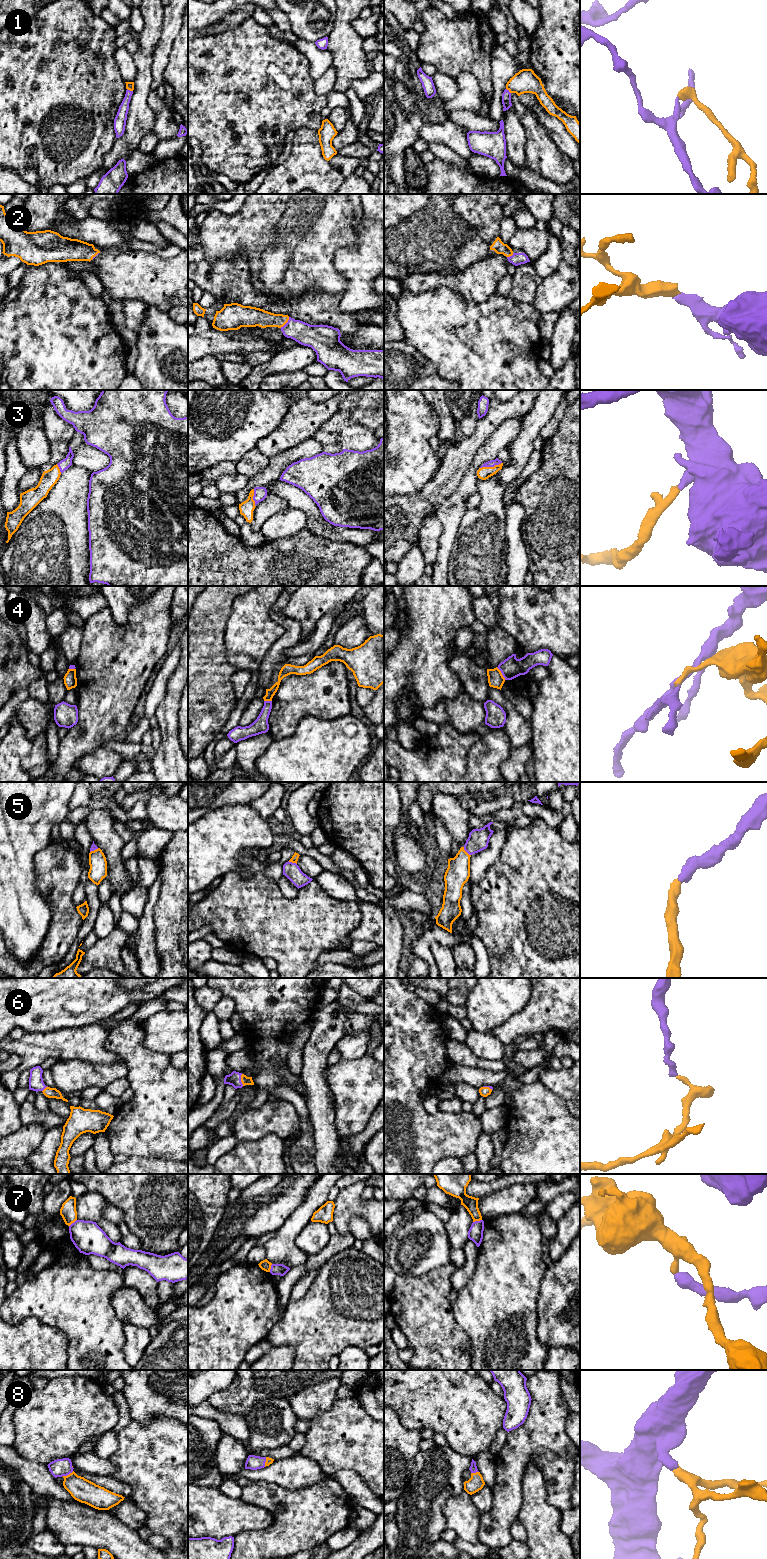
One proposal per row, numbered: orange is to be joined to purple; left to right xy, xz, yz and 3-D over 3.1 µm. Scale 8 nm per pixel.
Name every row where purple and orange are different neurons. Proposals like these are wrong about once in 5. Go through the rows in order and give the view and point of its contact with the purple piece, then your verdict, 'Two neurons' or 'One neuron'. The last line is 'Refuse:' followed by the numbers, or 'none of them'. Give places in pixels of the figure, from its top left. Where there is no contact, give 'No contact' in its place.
1: Touches purple at xy (129, 90). One neuron
2: Touches purple at xz (286, 323). One neuron
3: Touches purple at yz (490, 466). One neuron
4: Touches purple at yz (501, 672). Two neurons
5: Touches purple at yz (466, 851). One neuron
6: Touches purple at xz (240, 1080). One neuron
7: Touches purple at yz (477, 1221). Two neurons
8: Touches purple at xy (68, 1474). One neuron
Refuse: 4, 7

